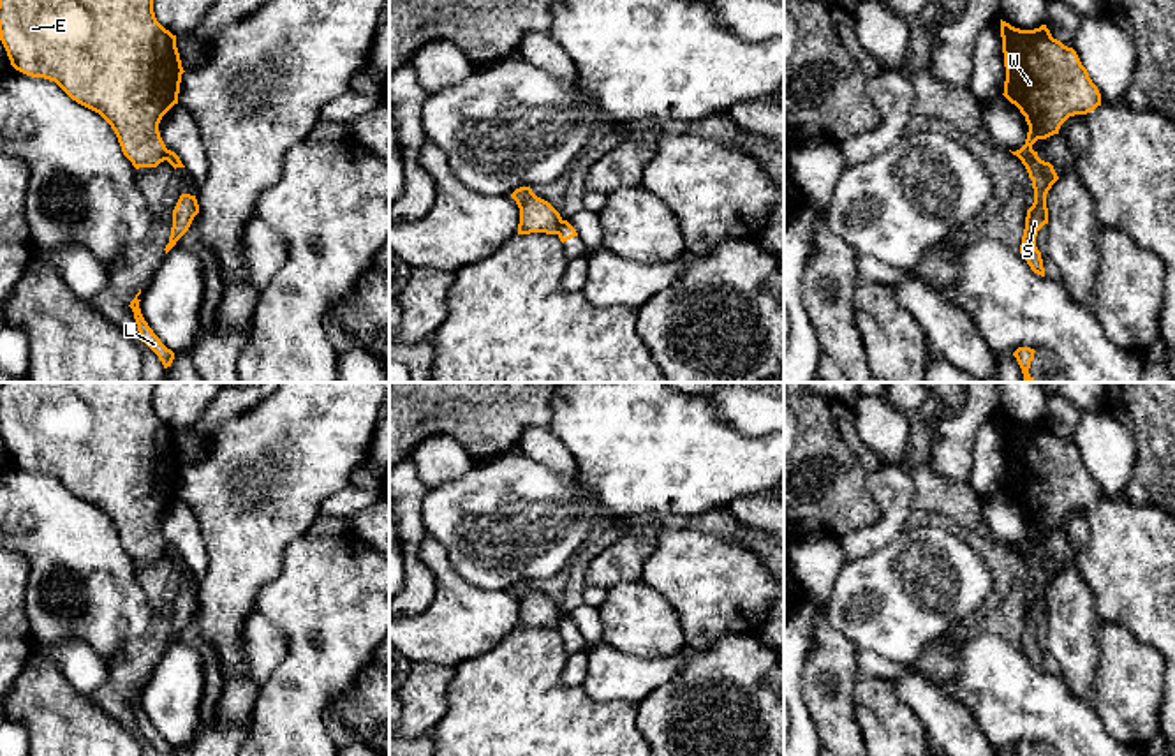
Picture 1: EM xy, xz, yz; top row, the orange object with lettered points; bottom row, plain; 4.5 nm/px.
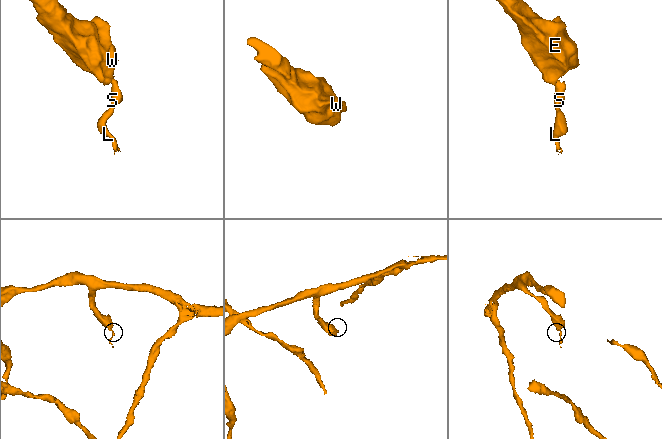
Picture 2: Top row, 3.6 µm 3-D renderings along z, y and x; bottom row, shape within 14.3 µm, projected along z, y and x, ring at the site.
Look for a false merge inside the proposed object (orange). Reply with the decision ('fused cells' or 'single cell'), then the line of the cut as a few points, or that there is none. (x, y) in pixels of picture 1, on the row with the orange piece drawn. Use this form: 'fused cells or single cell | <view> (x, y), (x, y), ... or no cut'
fused cells | yz (1031, 145), (1017, 155)

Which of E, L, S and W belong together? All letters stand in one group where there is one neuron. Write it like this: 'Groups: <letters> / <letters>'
Groups: E W / L S

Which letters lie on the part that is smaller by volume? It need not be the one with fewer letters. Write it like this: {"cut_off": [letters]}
{"cut_off": ["L", "S"]}

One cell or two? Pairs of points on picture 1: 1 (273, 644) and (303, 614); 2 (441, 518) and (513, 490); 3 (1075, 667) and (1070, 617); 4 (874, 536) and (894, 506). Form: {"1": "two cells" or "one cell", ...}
{"1": "two cells", "2": "one cell", "3": "one cell", "4": "one cell"}

